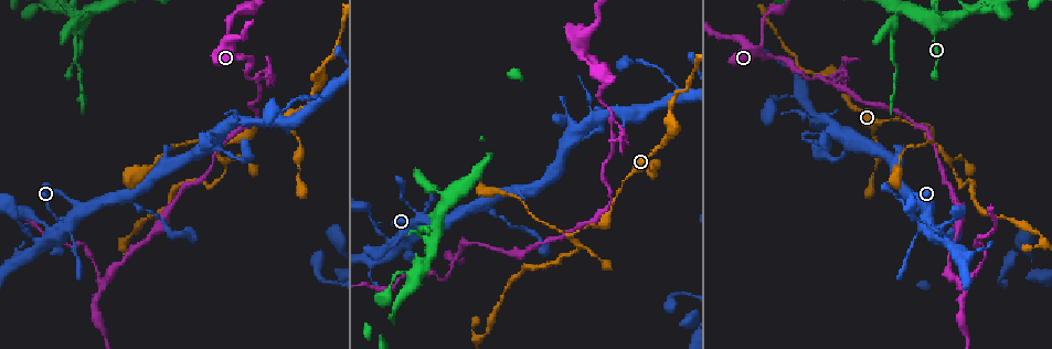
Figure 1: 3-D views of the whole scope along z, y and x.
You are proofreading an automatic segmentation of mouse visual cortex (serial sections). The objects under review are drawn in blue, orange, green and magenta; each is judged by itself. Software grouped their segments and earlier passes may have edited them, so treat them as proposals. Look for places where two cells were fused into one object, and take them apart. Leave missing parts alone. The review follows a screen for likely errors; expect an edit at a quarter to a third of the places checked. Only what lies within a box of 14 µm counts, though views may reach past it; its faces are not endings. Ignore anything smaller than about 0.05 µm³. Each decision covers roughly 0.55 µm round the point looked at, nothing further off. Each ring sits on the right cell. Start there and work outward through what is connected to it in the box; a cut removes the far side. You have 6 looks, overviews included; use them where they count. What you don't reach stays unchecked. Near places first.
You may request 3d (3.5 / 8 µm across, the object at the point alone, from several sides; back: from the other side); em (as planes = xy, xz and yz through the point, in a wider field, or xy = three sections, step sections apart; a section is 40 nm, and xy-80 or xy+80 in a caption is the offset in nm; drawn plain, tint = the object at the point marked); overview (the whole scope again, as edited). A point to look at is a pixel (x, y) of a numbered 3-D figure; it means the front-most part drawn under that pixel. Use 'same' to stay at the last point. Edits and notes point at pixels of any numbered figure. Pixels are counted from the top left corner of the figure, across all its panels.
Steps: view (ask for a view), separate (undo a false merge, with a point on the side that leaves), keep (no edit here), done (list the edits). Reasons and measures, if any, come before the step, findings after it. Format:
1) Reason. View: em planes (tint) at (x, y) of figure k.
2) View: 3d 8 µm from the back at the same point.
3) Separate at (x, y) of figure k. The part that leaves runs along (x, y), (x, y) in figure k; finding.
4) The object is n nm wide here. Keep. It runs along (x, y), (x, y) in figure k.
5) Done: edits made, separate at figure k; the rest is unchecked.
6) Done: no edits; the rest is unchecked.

View: 3d 8 µm at (572, 235) of figure 1.

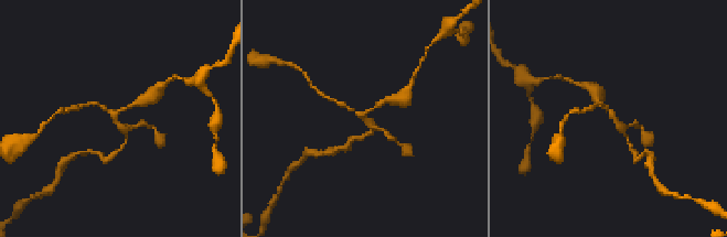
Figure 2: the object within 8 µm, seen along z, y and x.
Now the EM. View: em xy step 2 (tint) at (116, 115) of figure 2.

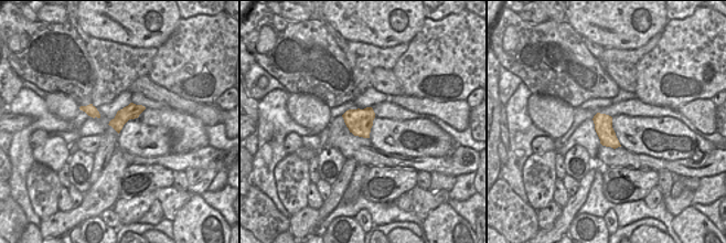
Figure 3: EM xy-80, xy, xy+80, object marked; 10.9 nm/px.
3 arms meet here; the arms are 150, 200, 200 nm wide. Keep. It runs along (598, 103), (608, 108), (628, 140) in figure 2; continuous, no second cell.

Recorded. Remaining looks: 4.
Sharp bend. View: 3d 3.5 µm at (762, 38) of figure 1.

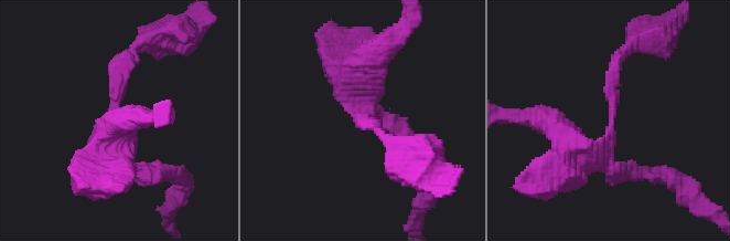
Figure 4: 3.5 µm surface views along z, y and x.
3 arms meet here; the arms are 200, 200, 500 nm wide; now the EM. View: em xy step 5 (tint) at (610, 123) of figure 4.

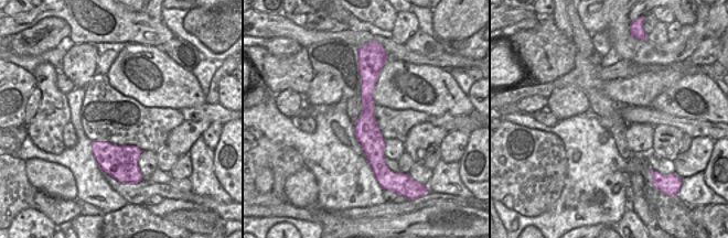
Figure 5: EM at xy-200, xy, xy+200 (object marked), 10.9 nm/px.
Keep. It runs along (373, 72), (367, 133), (377, 165) in figure 5; all the same cell.

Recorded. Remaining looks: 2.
A fork. View: 3d 3.5 µm from the back at (257, 79) of figure 1.

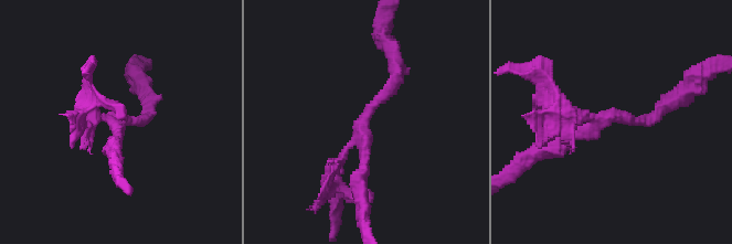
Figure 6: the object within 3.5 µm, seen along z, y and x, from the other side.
Shape alone is not enough. View: em xy step 5 (tint) at (602, 121) of figure 6.

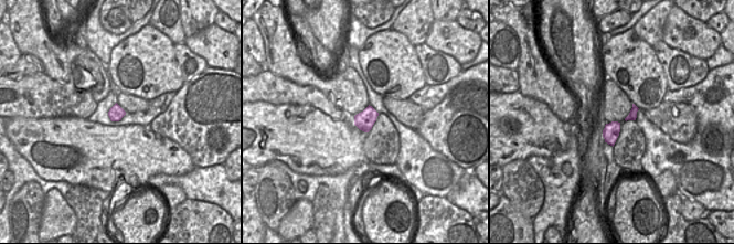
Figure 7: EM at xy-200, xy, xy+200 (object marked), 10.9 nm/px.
Separate at (333, 163) of figure 6. The part that leaves runs along (352, 145), (332, 170), (336, 226) in figure 6; two cells meet here.

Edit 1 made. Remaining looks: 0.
Done: edits made, separate at figure 6; the rest is unchecked.

